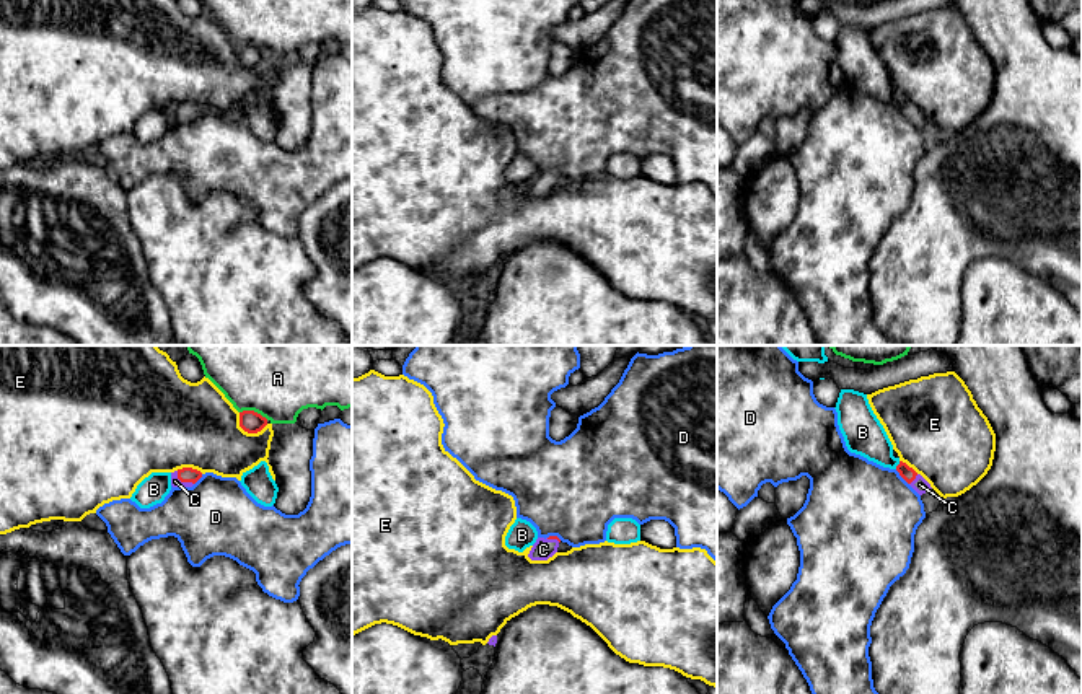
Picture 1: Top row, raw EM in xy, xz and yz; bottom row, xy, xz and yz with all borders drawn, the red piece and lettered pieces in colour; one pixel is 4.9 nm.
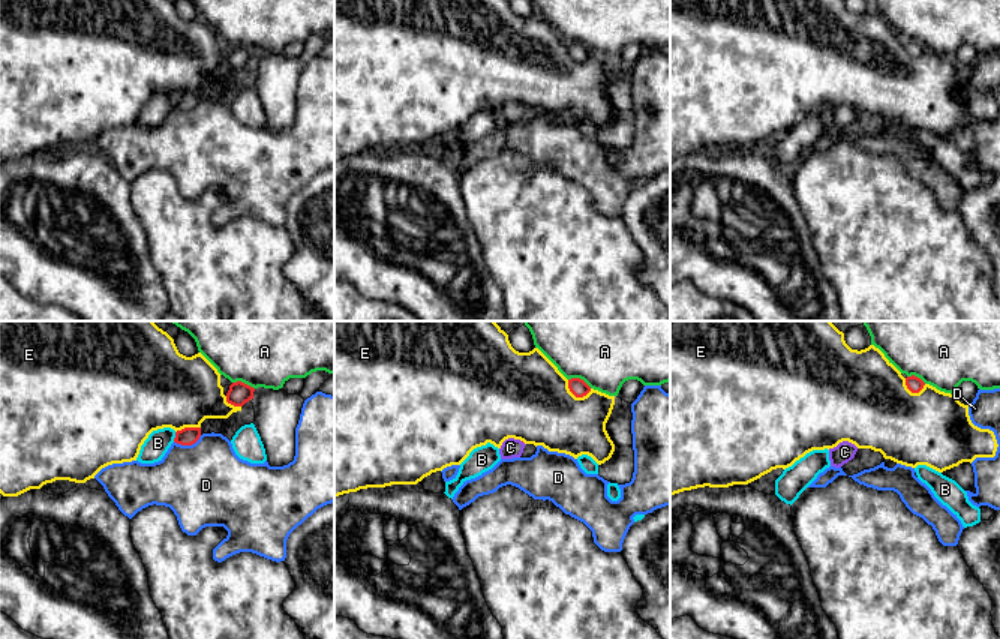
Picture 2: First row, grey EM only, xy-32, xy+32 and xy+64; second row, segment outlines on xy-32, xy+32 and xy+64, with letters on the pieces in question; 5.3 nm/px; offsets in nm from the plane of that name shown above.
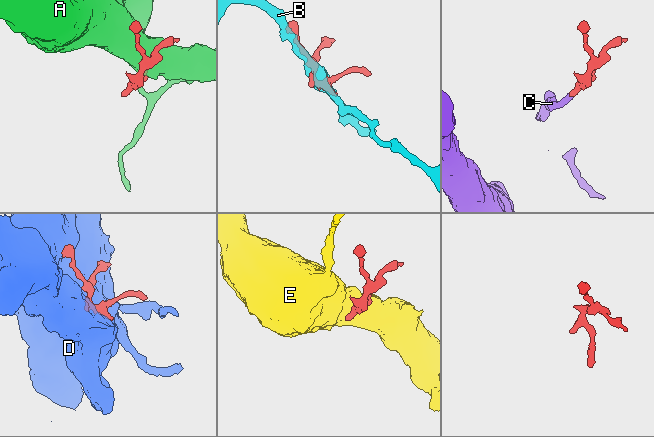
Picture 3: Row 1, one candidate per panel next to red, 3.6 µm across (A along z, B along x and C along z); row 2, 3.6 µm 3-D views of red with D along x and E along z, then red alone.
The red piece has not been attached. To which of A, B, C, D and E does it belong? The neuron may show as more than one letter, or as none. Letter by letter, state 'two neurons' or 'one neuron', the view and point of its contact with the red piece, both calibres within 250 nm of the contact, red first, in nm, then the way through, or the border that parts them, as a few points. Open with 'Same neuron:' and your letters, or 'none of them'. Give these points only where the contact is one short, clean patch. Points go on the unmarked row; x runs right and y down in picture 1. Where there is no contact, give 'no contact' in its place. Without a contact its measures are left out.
Same neuron: C
A: two neurons | xy (253, 46) | 110/280 nm
B: two neurons | yz (898, 100) | 70/200 nm
C: one neuron | xy (183, 116) | 80/50 nm | across xy (186, 109), (183, 116), (175, 116)
D: two neurons | yz (901, 111) | 70/500 nm
E: two neurons | xy (248, 67) | 110/400 nm

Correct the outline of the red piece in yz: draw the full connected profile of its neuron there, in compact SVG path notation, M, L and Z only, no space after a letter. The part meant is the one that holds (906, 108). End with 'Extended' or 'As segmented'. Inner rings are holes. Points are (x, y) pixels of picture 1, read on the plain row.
M899 96L896 106L919 130L932 124L930 119L906 98Z. Extended

